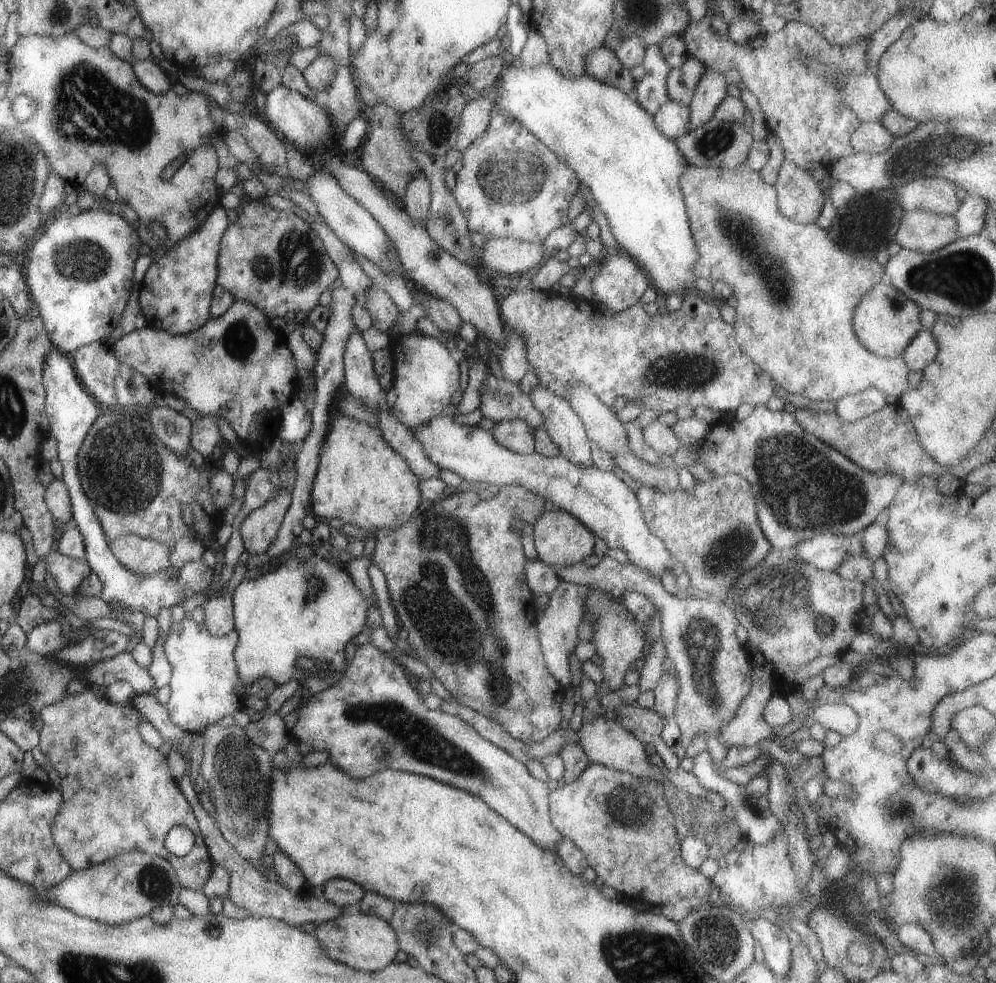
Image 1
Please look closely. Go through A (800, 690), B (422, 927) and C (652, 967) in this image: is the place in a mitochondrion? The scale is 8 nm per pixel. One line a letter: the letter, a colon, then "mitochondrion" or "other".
A: other
B: mitochondrion
C: mitochondrion

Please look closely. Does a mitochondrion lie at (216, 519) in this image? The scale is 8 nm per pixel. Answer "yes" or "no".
no

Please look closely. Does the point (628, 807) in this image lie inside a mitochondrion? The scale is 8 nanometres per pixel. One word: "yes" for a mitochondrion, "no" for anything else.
yes

